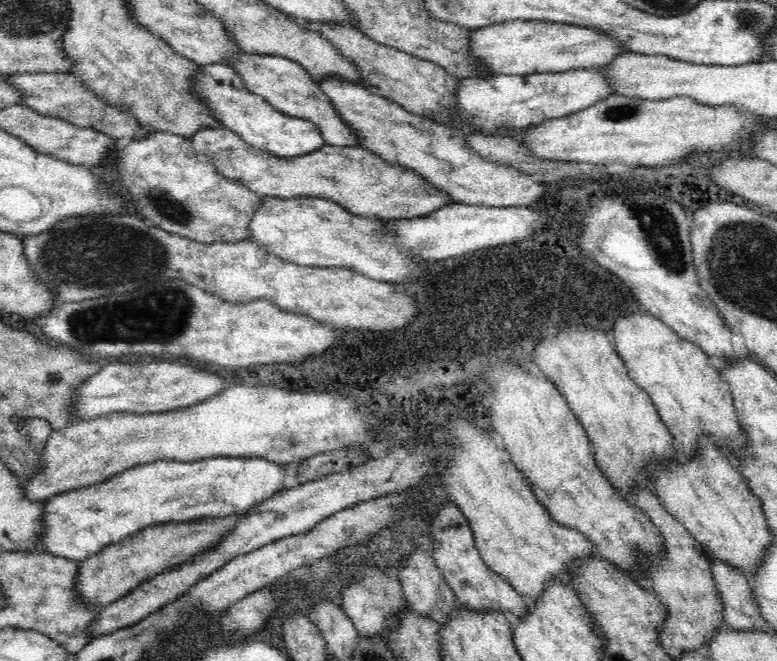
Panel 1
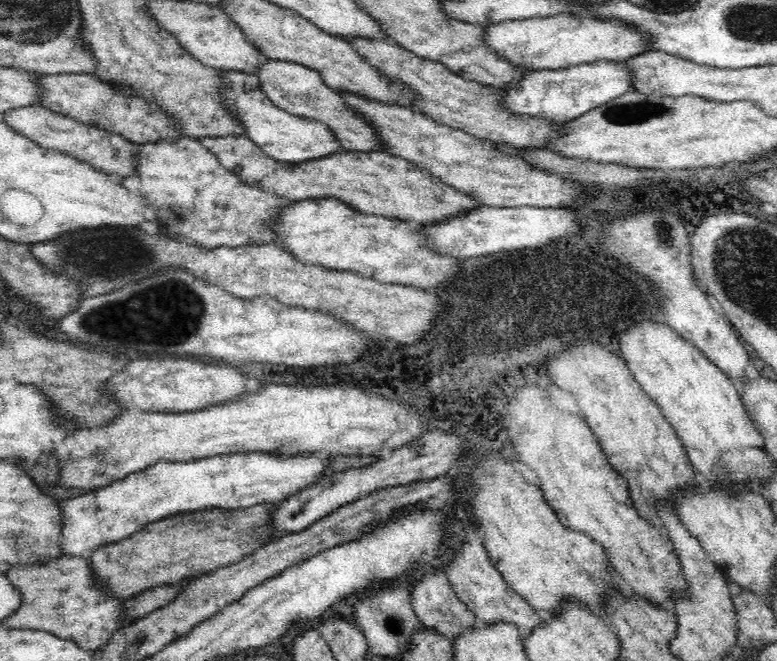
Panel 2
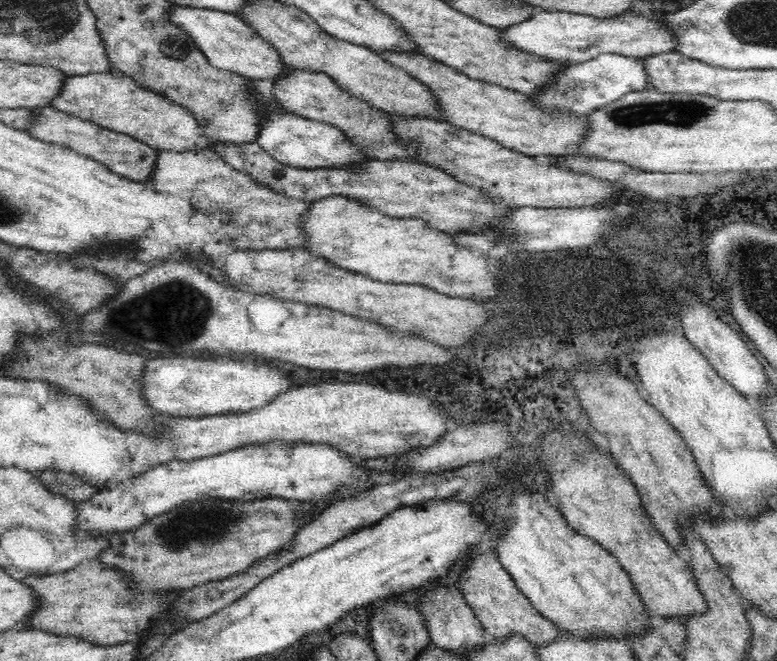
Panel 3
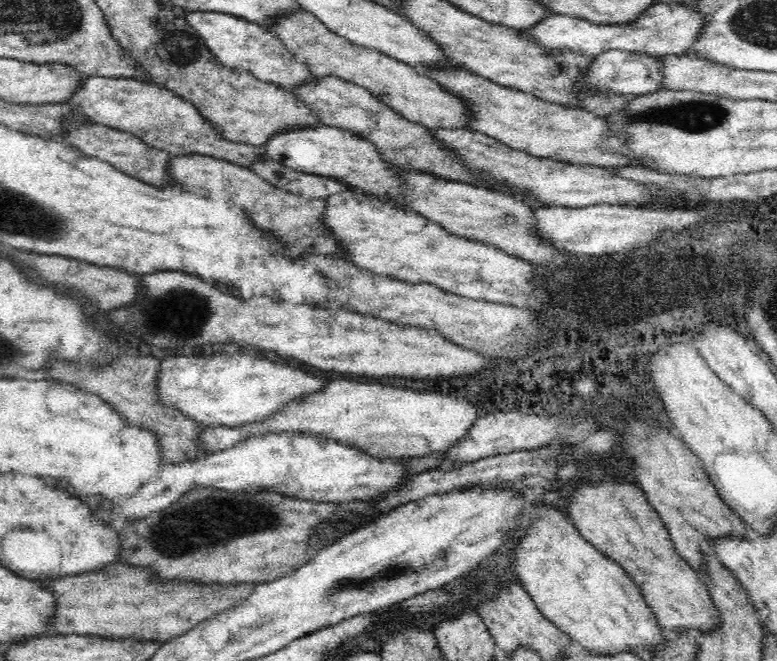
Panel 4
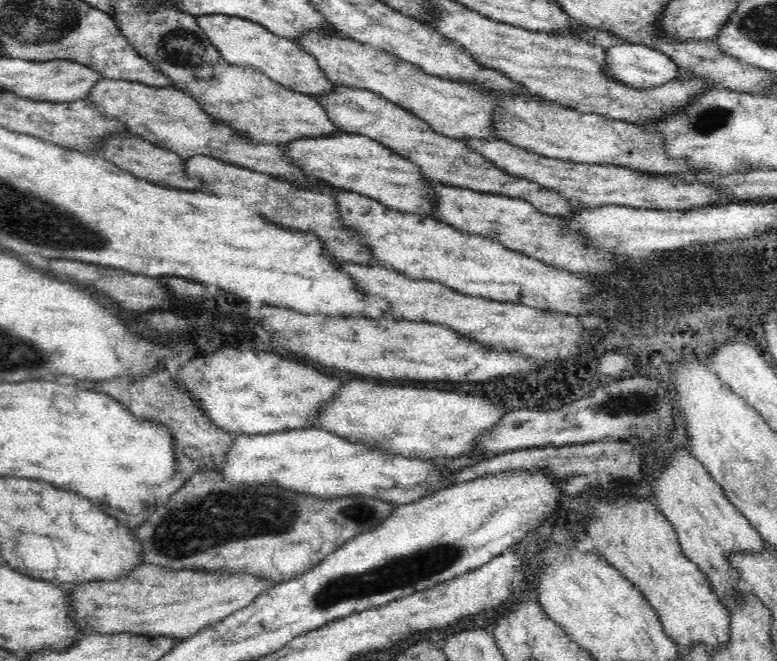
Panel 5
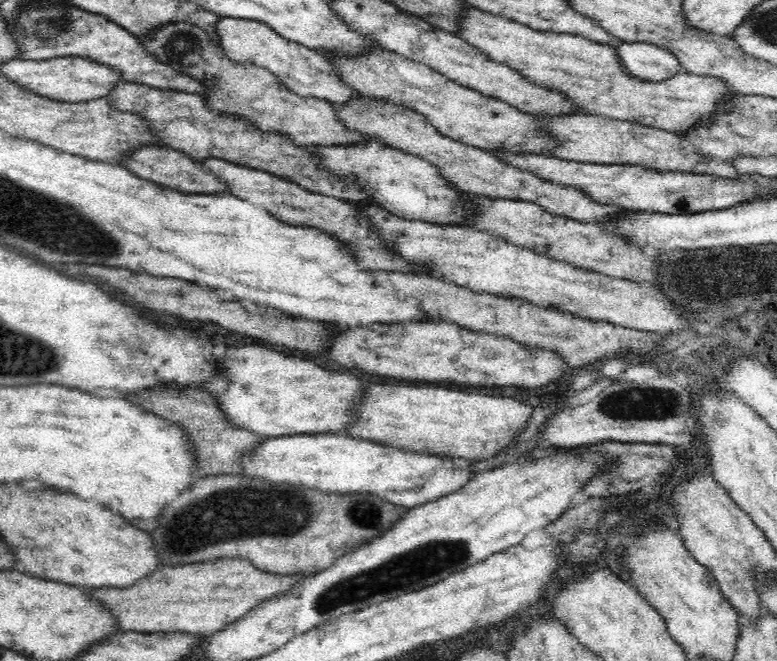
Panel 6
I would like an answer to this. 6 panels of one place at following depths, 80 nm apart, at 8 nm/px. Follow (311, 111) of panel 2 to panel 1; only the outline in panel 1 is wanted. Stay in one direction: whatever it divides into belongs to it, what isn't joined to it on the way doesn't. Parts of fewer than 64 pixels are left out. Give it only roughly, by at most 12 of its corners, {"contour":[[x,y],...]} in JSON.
{"contour":[[241,51],[220,62],[274,109],[355,146],[318,83],[293,60]]}

